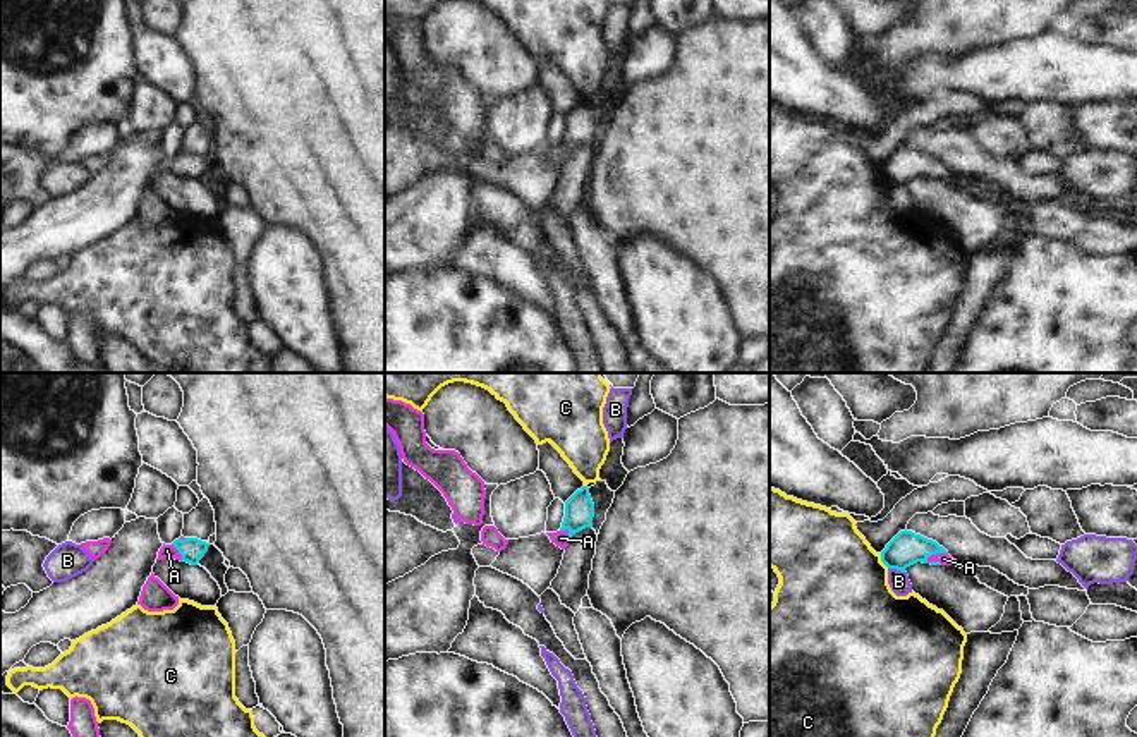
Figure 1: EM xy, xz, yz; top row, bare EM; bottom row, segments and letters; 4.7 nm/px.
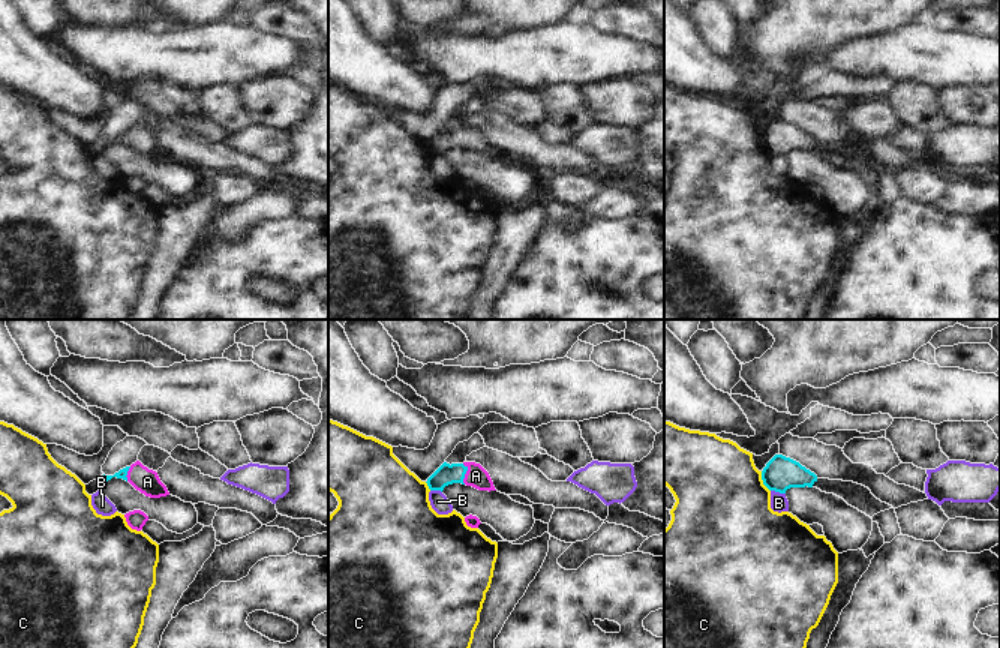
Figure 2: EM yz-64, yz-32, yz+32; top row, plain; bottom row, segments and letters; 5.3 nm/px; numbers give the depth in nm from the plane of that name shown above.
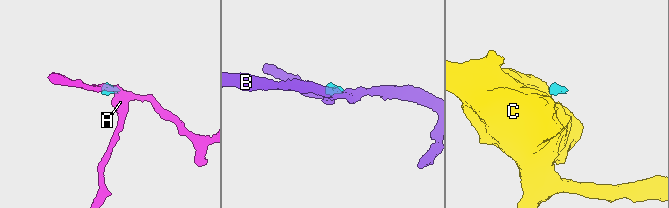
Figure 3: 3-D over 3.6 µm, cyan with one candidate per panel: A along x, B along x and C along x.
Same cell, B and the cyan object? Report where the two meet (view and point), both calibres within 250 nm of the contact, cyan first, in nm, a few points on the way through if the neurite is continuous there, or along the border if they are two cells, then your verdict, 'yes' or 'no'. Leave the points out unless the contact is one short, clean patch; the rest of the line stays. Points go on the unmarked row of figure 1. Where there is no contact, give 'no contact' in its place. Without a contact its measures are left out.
yz (897, 184) | 160/100 nm | along yz (888, 182), (904, 188) | no

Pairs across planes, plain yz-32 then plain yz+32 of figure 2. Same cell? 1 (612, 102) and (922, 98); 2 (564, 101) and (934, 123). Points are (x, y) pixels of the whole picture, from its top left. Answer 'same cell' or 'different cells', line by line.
1: different cells
2: same cell

